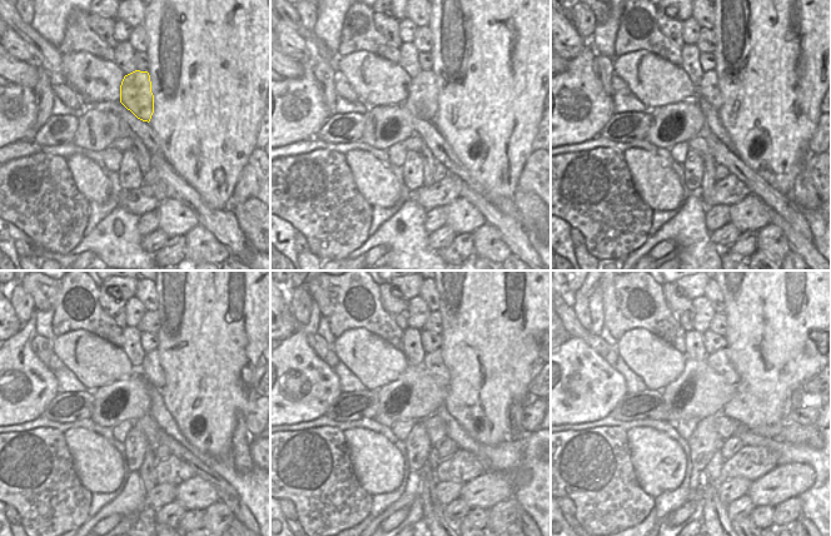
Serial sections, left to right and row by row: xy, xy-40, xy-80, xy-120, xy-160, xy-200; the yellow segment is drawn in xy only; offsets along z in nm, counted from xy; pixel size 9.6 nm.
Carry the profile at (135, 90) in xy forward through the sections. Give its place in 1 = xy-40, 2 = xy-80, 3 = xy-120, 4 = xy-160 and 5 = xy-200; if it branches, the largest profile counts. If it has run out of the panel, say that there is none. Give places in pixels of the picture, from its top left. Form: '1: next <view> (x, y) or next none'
1: next xy-40 (421, 100)
2: next xy-80 (708, 97)
3: next xy-120 (150, 370)
4: next xy-160 (433, 363)
5: next xy-200 (718, 361)

